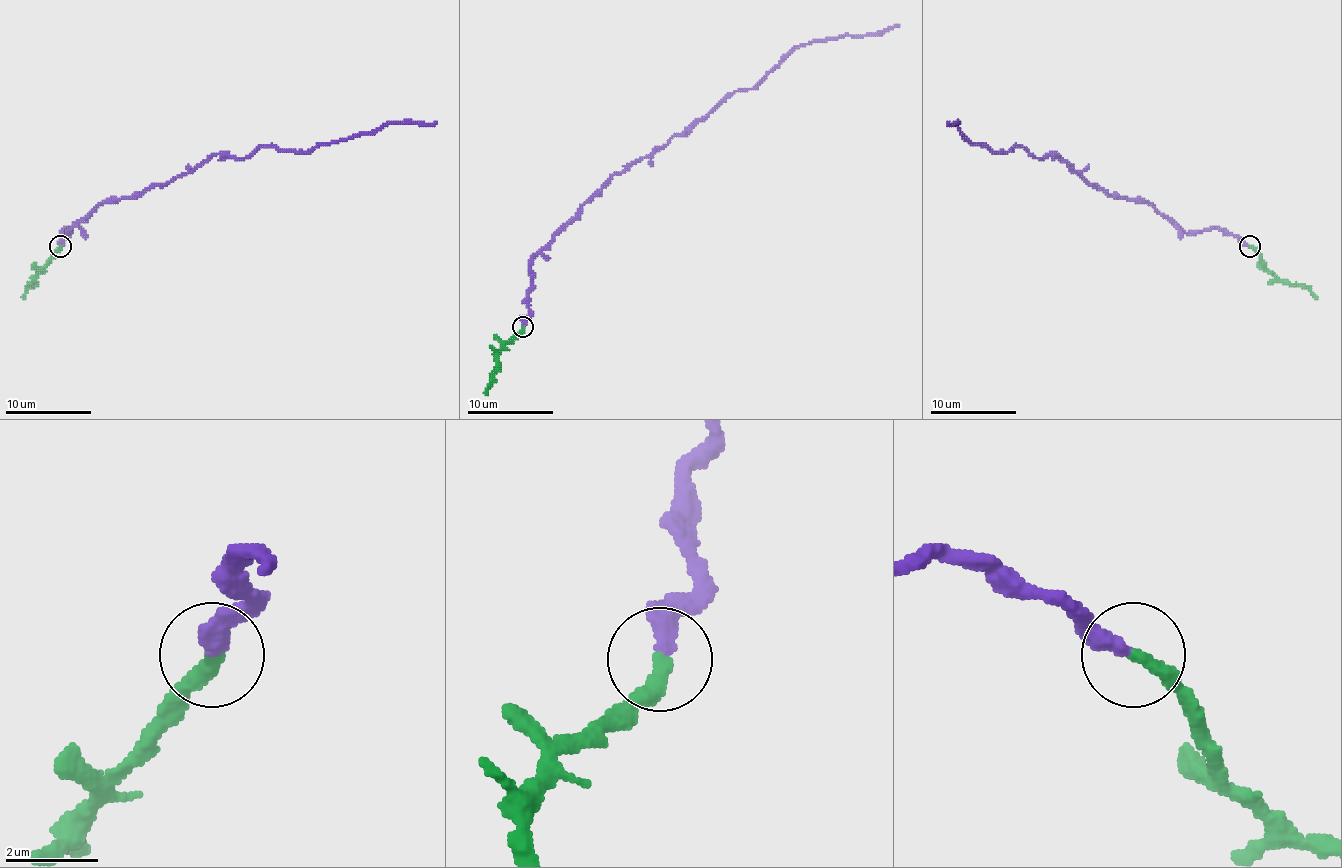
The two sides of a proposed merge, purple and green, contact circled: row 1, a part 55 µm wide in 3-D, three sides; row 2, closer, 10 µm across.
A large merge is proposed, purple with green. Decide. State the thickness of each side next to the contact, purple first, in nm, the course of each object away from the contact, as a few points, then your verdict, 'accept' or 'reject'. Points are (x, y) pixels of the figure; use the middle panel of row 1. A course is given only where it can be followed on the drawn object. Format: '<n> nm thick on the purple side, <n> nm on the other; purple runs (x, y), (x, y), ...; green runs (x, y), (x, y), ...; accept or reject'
400 nm thick on the purple side, 320 nm on the other; purple runs (522, 326), (530, 260), (614, 174), (685, 136), (734, 91), (753, 89), (796, 48), (877, 35), (899, 24); green runs (522, 326), (503, 345), (494, 369), (494, 380), (485, 395); accept

